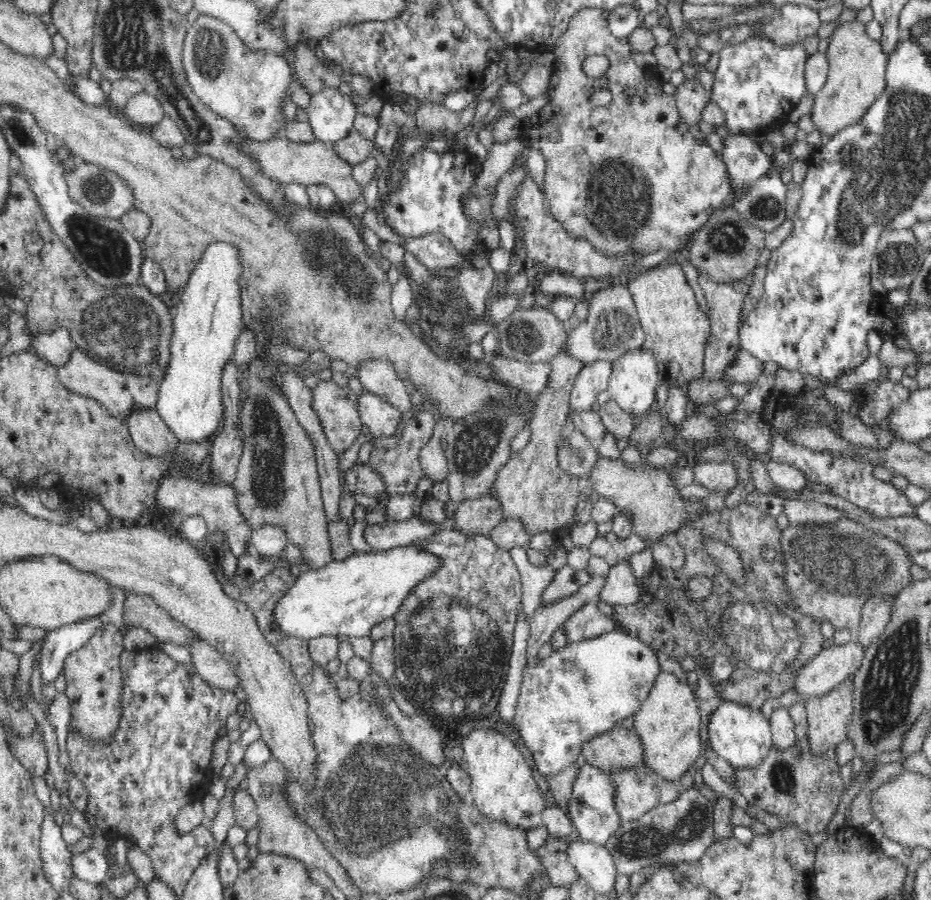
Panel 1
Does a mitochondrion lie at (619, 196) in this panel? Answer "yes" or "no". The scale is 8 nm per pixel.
yes

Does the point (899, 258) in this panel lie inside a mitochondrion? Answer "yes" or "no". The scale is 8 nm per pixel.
yes

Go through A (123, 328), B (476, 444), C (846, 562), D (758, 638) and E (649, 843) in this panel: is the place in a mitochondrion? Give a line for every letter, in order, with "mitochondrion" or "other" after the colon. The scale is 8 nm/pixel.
A: mitochondrion
B: mitochondrion
C: mitochondrion
D: mitochondrion
E: mitochondrion

